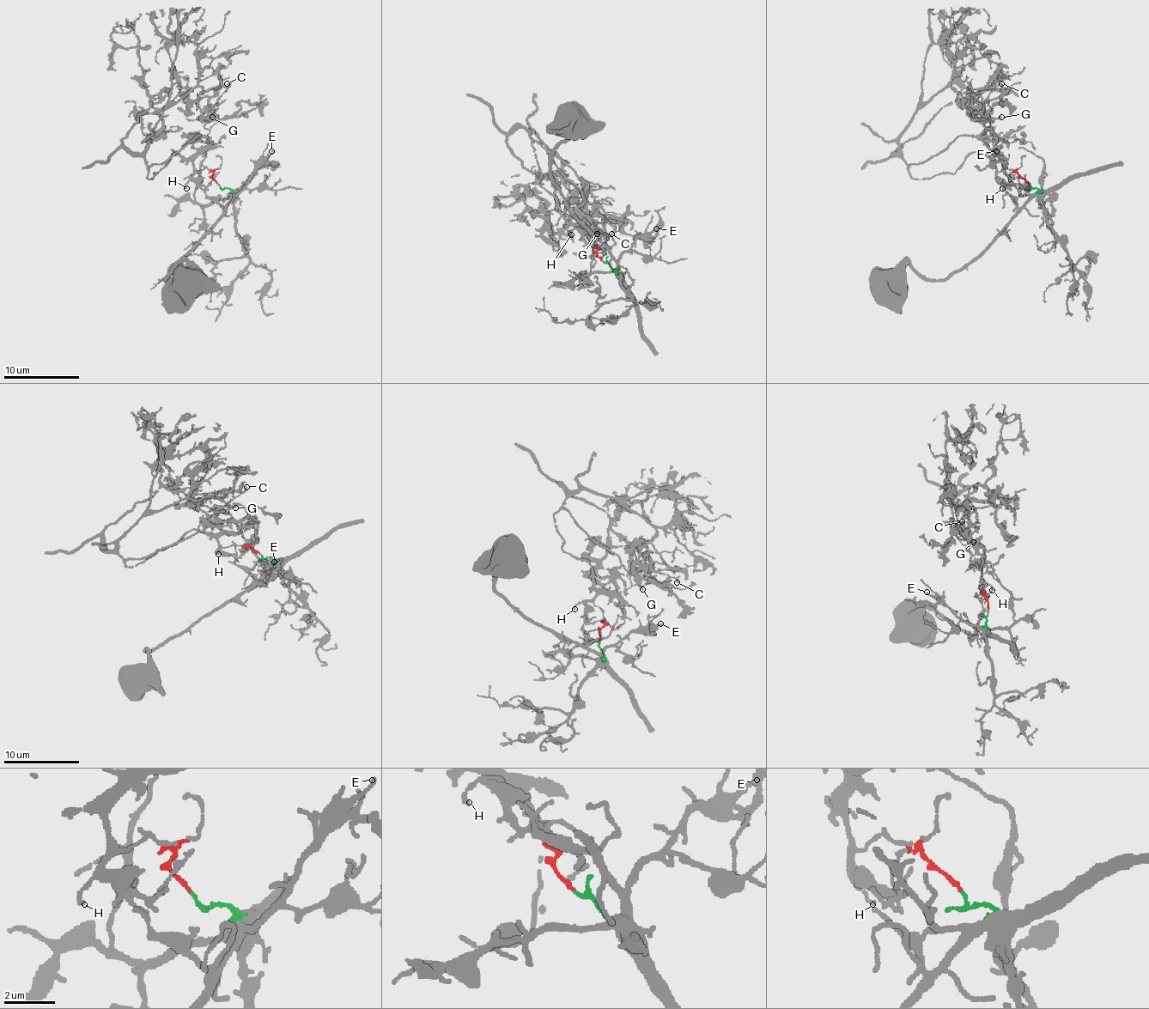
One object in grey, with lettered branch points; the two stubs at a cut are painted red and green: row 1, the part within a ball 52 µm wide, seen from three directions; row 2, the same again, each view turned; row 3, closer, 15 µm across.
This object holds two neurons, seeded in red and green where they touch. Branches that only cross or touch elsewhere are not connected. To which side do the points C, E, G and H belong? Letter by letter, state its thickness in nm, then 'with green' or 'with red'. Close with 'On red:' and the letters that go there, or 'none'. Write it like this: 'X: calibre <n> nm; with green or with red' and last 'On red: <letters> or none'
C: calibre 90 nm; with red
E: calibre 160 nm; with green
G: calibre 150 nm; with red
H: calibre 120 nm; with red
On red: C, G, H

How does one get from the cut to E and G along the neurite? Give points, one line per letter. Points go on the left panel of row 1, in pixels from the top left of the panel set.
E: (217, 185), (230, 188), (236, 194), (272, 150)
G: (217, 183), (209, 169), (194, 167), (192, 154), (200, 147), (197, 139), (209, 131), (203, 120), (211, 116)

